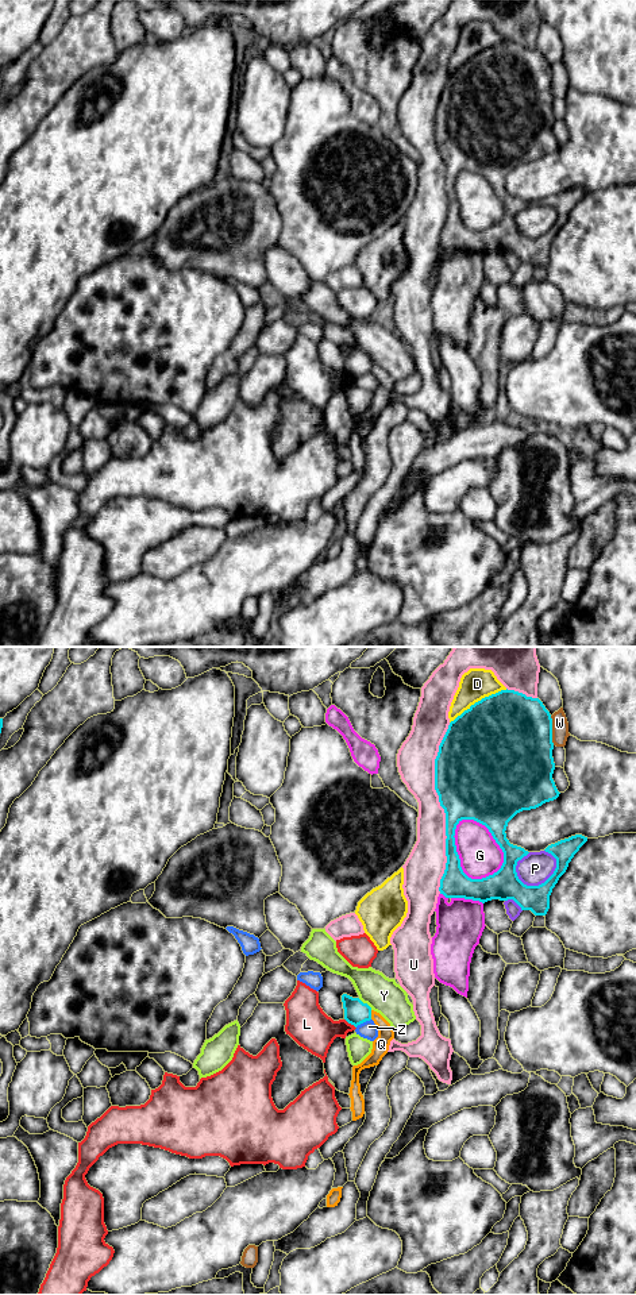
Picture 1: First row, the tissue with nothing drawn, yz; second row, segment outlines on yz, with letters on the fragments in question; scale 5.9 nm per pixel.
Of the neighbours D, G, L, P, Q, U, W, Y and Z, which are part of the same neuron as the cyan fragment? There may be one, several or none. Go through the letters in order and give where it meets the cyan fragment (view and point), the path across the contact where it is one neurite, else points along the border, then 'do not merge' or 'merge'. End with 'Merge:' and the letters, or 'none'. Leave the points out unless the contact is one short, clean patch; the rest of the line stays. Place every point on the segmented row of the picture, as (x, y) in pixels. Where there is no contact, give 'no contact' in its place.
D: yz (478, 701) | do not merge
G: yz (493, 837) | do not merge
L: yz (350, 1022) | do not merge
P: yz (542, 883) | do not merge
Q: yz (370, 1014) | along yz (370, 1010), (372, 1018) | do not merge
U: yz (442, 806) | do not merge
W: yz (551, 731) | do not merge
Y: yz (365, 1003) | do not merge
Z: yz (362, 1022) | along yz (370, 1018), (355, 1026) | do not merge
Merge: none

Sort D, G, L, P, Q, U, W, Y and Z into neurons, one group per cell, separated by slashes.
D / G / L / P / Q / U / W / Y / Z

